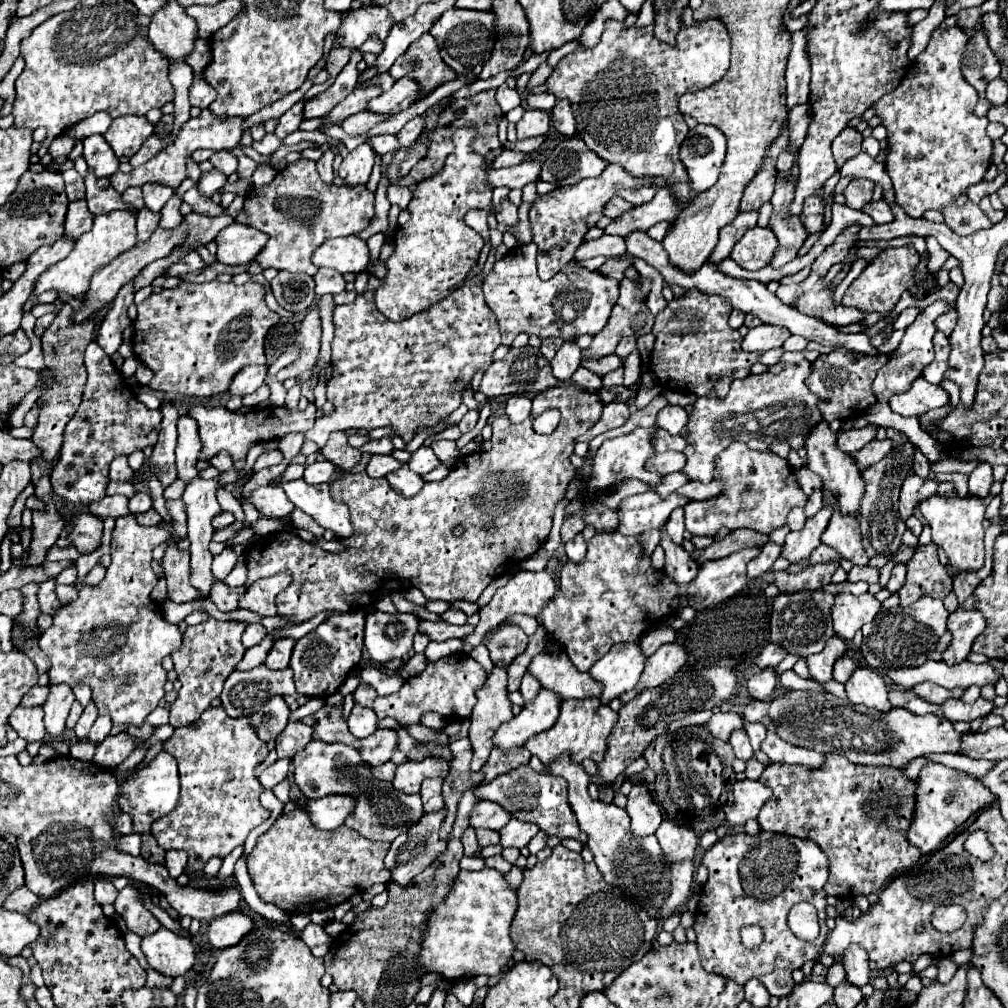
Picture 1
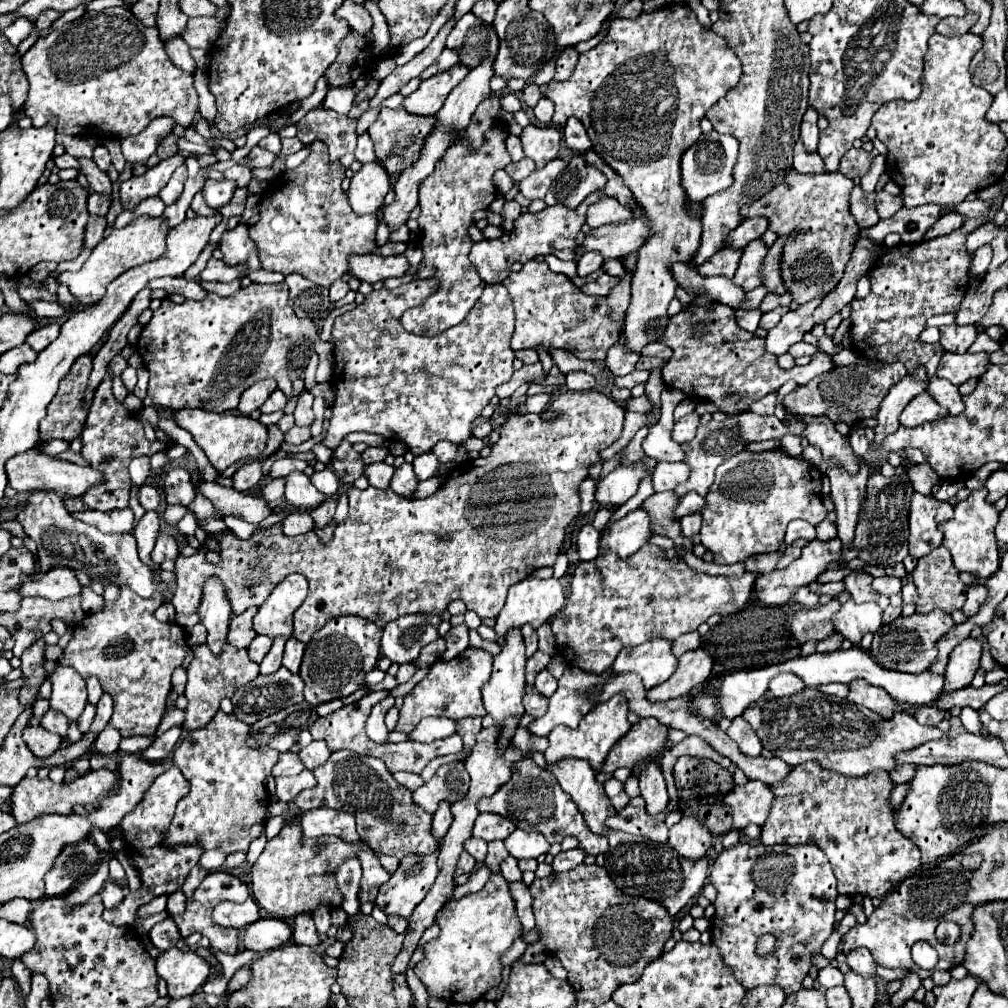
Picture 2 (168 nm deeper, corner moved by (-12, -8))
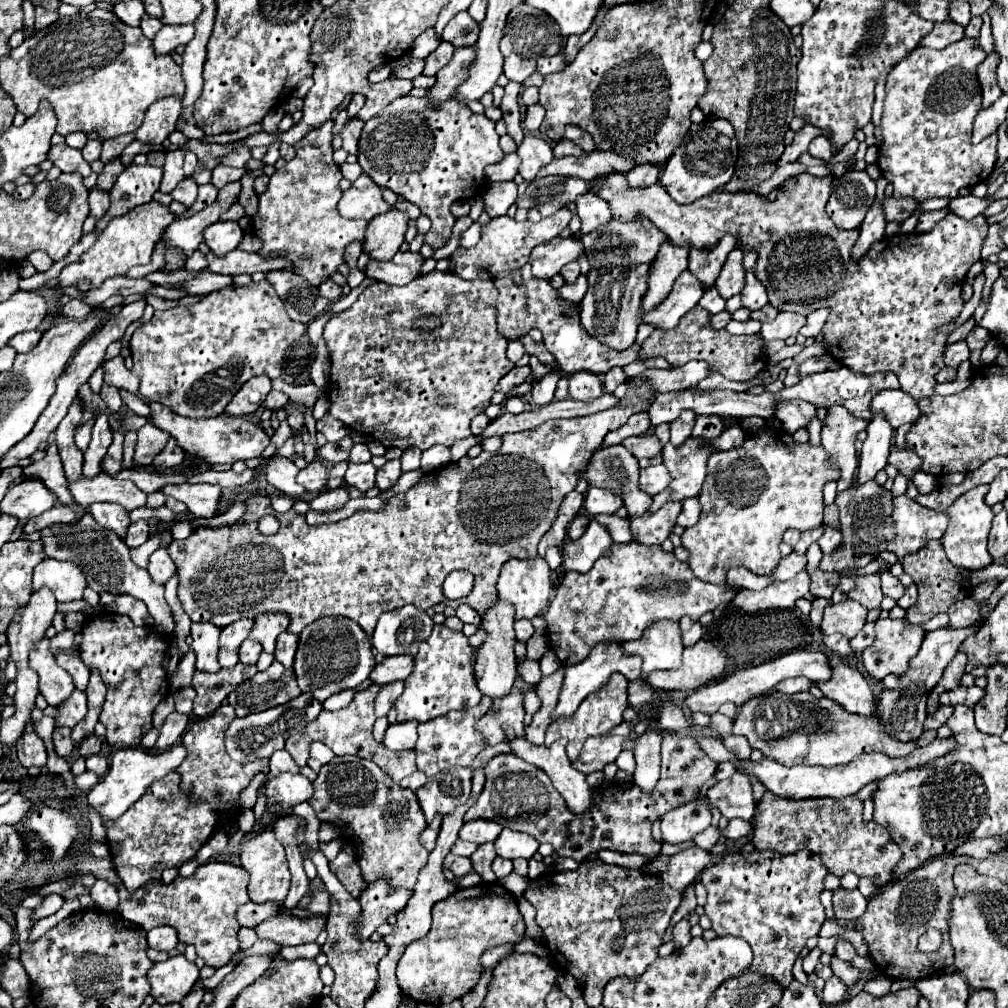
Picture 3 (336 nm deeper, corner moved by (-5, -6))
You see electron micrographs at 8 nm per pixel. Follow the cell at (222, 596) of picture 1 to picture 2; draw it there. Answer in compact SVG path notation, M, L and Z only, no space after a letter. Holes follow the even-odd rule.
M249 608L247 612L243 612L241 616L231 620L229 636L227 636L231 646L235 646L235 648L249 648L251 640L257 636L255 630L253 630L253 616L255 616L255 612L257 612L257 608Z

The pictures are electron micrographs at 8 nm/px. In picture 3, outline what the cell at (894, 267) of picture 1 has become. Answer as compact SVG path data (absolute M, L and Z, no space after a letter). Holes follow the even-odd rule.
M614 174L604 182L600 188L600 194L610 206L612 216L616 220L634 220L636 216L646 216L654 226L658 226L670 242L688 242L690 246L714 246L724 234L740 234L740 248L758 250L758 262L756 262L756 276L764 282L768 290L768 302L786 312L800 312L810 314L812 310L830 306L832 314L828 316L826 328L824 328L824 344L826 352L836 358L846 368L860 372L860 374L876 374L876 372L894 372L900 380L900 388L914 398L932 398L936 394L936 374L944 368L944 344L948 334L936 332L938 326L948 324L958 316L964 308L962 298L962 284L966 278L968 268L980 260L980 250L984 244L984 238L988 234L986 218L978 216L972 220L958 218L954 214L948 214L942 218L930 232L926 234L896 234L886 236L864 258L856 264L850 258L850 246L856 242L856 232L842 234L840 228L834 226L830 216L826 214L826 202L832 194L832 176L816 178L810 174L800 174L796 178L784 180L784 186L776 200L768 200L754 192L718 192L712 196L702 196L692 204L678 204L670 198L670 194L664 190L660 182L642 188L642 190L630 190L624 174Z

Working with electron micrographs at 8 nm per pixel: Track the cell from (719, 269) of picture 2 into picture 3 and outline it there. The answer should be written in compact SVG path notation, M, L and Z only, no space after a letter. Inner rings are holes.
M684 270L676 282L672 292L668 294L668 298L652 312L648 314L648 318L644 318L646 324L654 324L658 328L672 328L680 322L680 318L690 312L698 300L702 298L702 294L706 292L706 286L690 272Z

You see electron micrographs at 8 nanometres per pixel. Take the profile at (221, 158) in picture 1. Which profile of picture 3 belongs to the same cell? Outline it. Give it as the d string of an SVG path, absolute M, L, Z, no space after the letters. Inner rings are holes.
M220 164L220 166L216 166L216 168L212 170L212 184L214 184L216 188L224 188L224 186L230 184L230 182L238 182L244 174L246 174L244 168L232 168L232 166Z

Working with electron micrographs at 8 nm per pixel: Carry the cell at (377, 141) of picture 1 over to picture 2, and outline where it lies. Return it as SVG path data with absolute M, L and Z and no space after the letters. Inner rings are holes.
M365 134L359 136L357 140L357 148L355 148L355 160L367 164L367 162L373 162L375 160L375 154L373 154L373 144L371 144L371 138Z

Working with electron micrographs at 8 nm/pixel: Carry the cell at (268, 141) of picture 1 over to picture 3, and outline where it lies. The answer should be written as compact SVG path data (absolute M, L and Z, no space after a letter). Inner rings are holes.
M238 148L238 150L234 150L232 154L228 154L228 156L224 156L222 158L222 164L226 164L226 166L234 166L234 168L244 168L246 166L246 162L252 158L252 154L250 154L250 150L248 148Z

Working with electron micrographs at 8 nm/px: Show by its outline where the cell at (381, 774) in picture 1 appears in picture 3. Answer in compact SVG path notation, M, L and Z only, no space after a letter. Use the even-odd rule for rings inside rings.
M414 772L412 776L406 776L402 782L400 782L400 786L404 786L404 788L410 788L410 790L418 790L420 786L424 786L424 782L428 780L428 776L426 774L422 774L422 772Z

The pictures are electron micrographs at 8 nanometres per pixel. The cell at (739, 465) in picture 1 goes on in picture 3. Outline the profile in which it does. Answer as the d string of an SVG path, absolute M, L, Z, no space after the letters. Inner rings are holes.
M766 428L766 430L760 430L756 434L748 434L746 436L746 442L744 446L736 448L736 450L728 450L728 452L712 452L710 458L708 458L708 474L706 474L706 480L704 480L704 486L702 486L702 492L698 496L700 504L702 504L702 514L700 514L700 520L696 526L692 528L686 528L684 534L682 534L682 546L686 550L690 550L690 568L694 572L696 578L704 580L704 582L710 582L710 584L726 584L726 572L732 568L732 566L746 566L748 570L752 570L754 574L768 574L770 570L774 570L774 566L778 564L780 560L780 550L778 550L778 544L782 542L782 532L786 528L796 528L800 532L804 530L814 530L814 528L820 528L822 526L822 510L824 510L824 502L822 502L822 488L824 488L824 482L828 480L838 480L836 478L836 470L828 470L828 466L824 466L824 458L828 458L828 454L824 454L824 448L822 446L810 446L810 444L796 444L794 438L790 434L784 434L782 428Z

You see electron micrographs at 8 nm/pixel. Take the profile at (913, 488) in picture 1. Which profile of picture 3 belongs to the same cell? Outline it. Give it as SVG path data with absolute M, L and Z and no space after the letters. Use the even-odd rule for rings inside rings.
M906 494L894 498L892 520L896 524L896 540L888 544L888 550L900 558L918 552L934 538L942 538L948 526L948 514L930 510Z

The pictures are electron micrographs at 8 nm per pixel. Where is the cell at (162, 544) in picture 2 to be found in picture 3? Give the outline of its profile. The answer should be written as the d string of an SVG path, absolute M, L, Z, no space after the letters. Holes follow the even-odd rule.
M158 548L152 556L150 556L150 562L148 562L148 572L152 574L152 578L156 578L156 582L160 584L166 584L168 578L174 574L176 570L176 564L172 562L170 554L166 548Z

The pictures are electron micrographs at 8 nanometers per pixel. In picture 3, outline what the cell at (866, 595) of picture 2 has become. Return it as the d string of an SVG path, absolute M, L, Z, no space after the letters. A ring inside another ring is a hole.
M878 574L860 576L856 580L856 586L850 590L848 598L864 604L866 608L880 608L880 602L882 602L884 594L880 590L880 578L878 578Z

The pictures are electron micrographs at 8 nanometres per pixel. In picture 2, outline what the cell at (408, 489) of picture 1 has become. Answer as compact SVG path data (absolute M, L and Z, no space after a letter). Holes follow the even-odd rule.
M405 462L401 468L397 468L397 470L395 470L395 476L391 478L391 490L393 490L395 494L407 496L407 498L415 492L417 484L419 484L419 480L417 480L417 476L415 476L415 472L413 472L413 466L407 464L407 462Z

